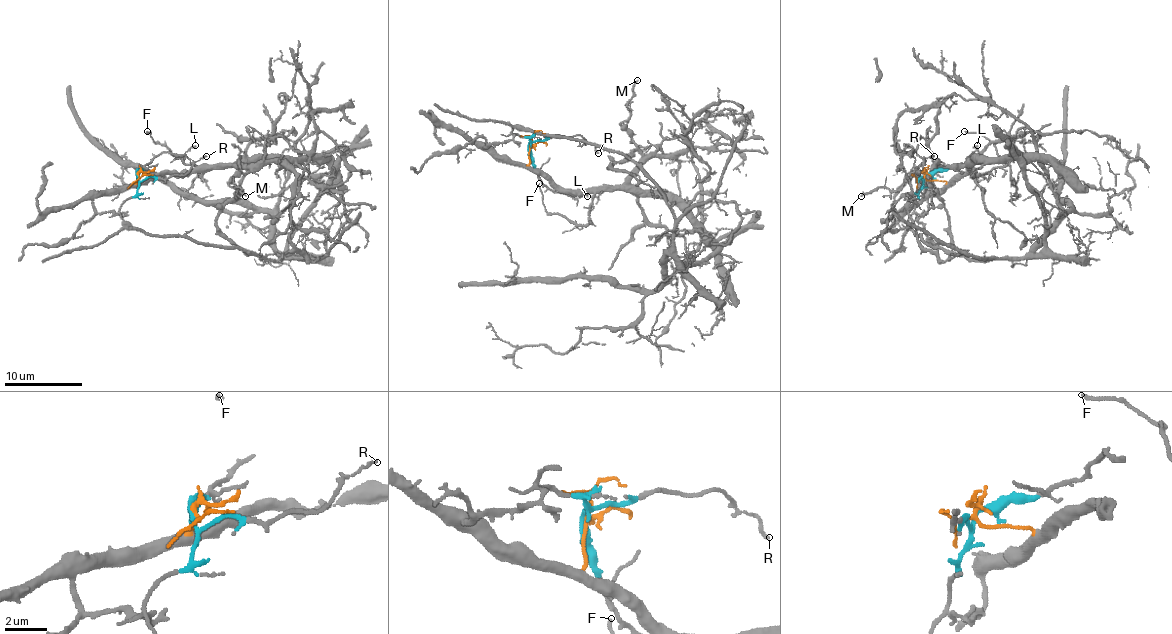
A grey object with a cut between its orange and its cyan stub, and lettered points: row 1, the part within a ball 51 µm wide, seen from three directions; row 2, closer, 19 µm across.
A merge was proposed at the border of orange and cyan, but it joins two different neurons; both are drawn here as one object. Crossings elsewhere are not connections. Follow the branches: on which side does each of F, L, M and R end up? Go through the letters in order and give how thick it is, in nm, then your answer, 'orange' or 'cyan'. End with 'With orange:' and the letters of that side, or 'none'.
F: 150 nm thick; orange
L: 180 nm thick; cyan
M: 180 nm thick; orange
R: 170 nm thick; cyan
With orange: F, M

